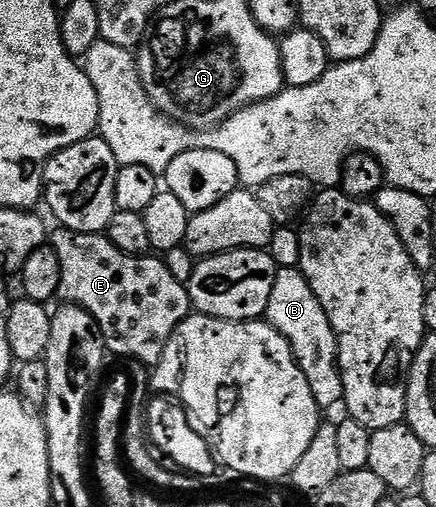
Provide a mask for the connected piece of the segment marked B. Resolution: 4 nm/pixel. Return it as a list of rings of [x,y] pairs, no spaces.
[[[286,266],[277,269],[274,288],[270,292],[266,321],[290,344],[298,368],[302,368],[302,376],[306,376],[306,384],[310,384],[310,392],[314,392],[314,400],[320,405],[321,411],[328,412],[331,406],[339,407],[344,400],[344,389],[342,388],[338,344],[334,336],[334,328],[326,312],[322,312],[322,304],[318,304],[318,296],[314,296],[314,288],[310,288],[306,276],[297,267]]]

